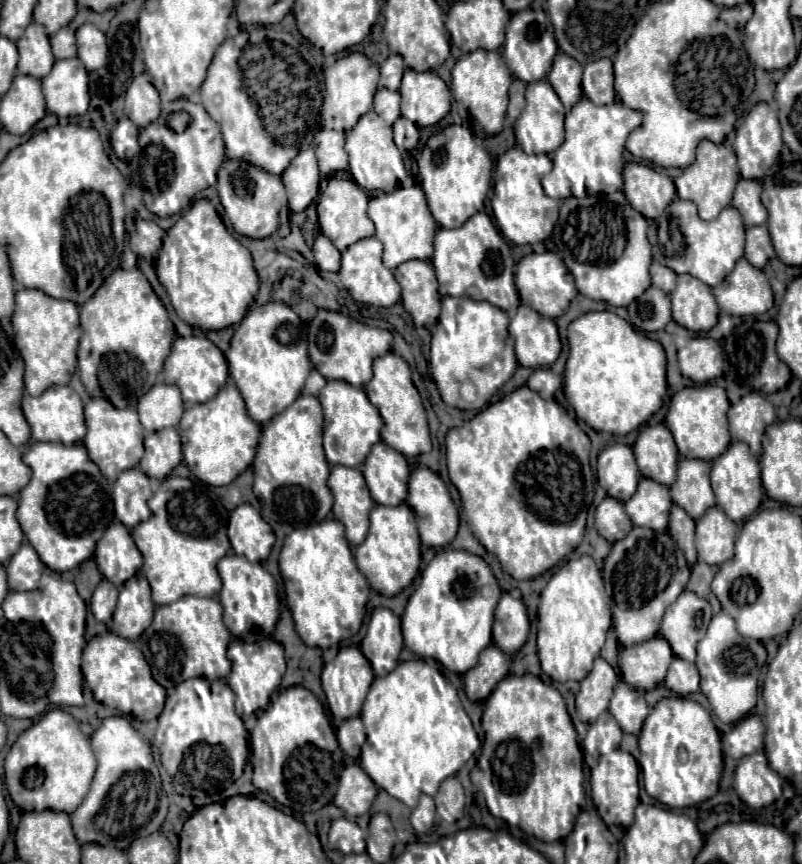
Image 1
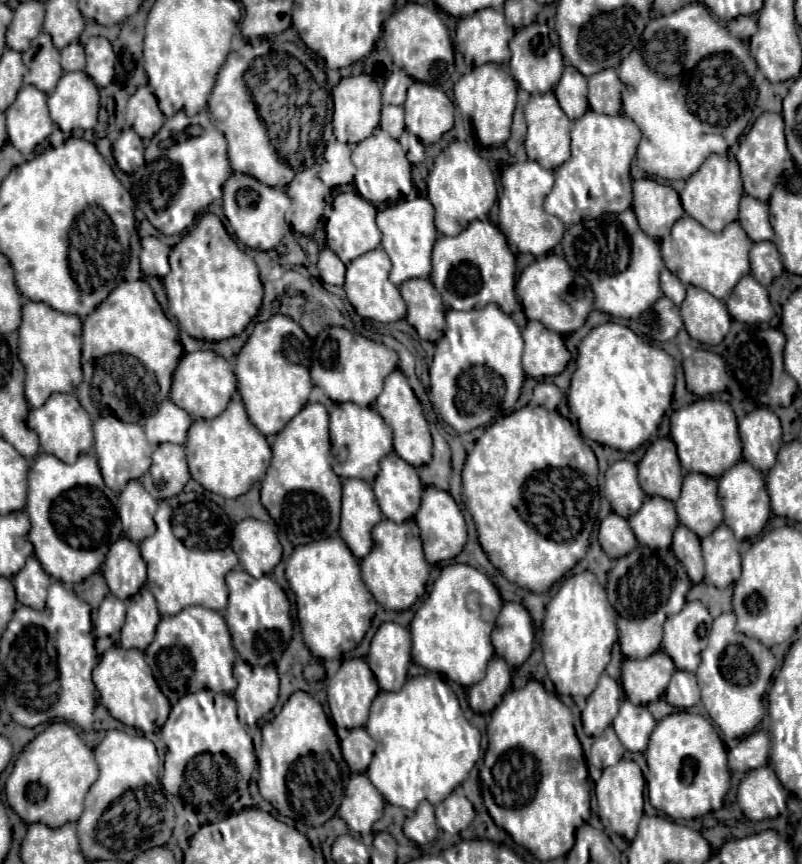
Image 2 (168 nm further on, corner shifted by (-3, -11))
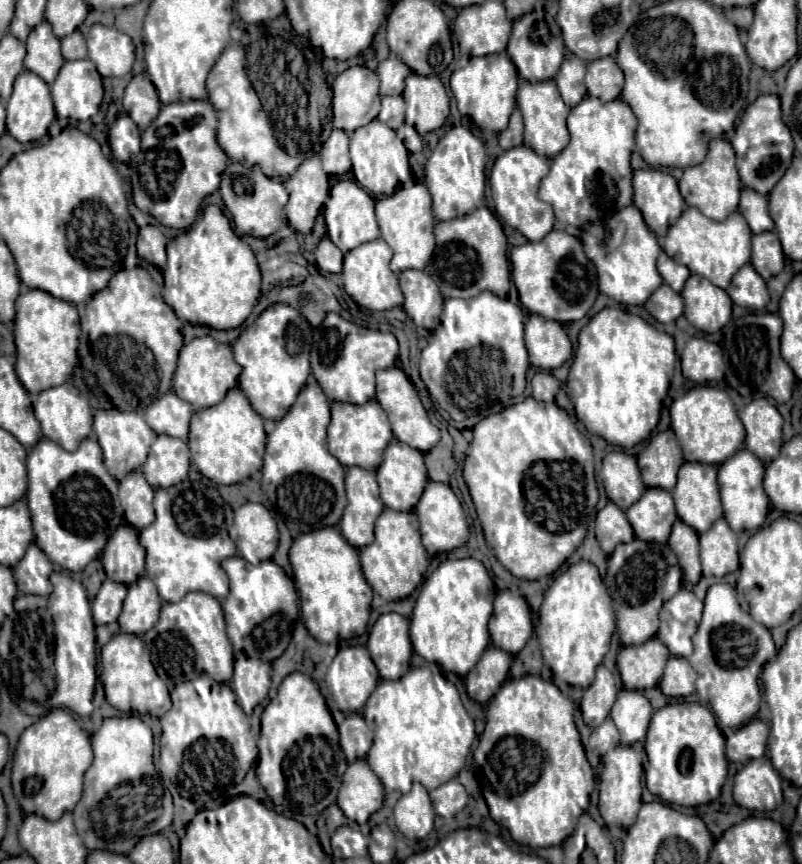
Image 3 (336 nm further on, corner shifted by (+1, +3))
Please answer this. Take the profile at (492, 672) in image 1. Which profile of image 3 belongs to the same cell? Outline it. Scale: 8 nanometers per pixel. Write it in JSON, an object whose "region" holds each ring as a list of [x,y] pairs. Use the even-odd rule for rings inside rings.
{"region":[[[489,646],[483,652],[477,666],[465,678],[469,698],[473,698],[479,704],[487,704],[499,690],[499,686],[505,682],[509,674],[509,664],[511,654],[505,654],[505,650]]]}

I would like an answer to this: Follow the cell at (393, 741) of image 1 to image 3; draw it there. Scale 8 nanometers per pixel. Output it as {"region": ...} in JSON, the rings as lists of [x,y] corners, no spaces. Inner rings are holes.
{"region":[[[425,666],[411,668],[403,678],[395,682],[381,680],[365,704],[363,718],[369,730],[375,734],[373,746],[367,754],[367,762],[371,770],[381,778],[387,790],[399,790],[403,794],[411,790],[411,784],[415,780],[421,782],[427,790],[433,790],[447,780],[453,780],[459,774],[459,770],[465,766],[465,758],[475,740],[473,718],[461,704],[456,687],[441,672],[435,675]]]}

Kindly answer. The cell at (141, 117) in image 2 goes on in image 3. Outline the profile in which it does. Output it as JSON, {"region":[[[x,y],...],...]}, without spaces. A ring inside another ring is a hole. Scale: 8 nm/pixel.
{"region":[[[145,74],[133,76],[133,80],[127,84],[123,94],[123,108],[133,118],[133,122],[141,126],[141,132],[149,126],[149,122],[153,122],[153,118],[157,118],[161,102],[153,82]]]}

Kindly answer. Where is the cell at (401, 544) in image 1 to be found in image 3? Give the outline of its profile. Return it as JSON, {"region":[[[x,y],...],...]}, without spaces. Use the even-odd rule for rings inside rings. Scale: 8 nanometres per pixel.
{"region":[[[385,508],[375,526],[375,542],[361,548],[361,566],[365,580],[371,584],[385,600],[403,600],[407,598],[423,580],[423,574],[429,566],[429,554],[421,546],[417,514],[415,512],[397,512]]]}

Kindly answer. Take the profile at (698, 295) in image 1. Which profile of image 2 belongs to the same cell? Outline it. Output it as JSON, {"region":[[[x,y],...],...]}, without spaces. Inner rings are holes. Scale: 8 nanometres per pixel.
{"region":[[[687,286],[687,296],[679,308],[685,330],[701,344],[719,344],[731,328],[731,316],[725,304],[697,286]]]}

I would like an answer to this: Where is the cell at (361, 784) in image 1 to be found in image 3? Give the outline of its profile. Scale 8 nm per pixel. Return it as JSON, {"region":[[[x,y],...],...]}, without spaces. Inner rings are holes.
{"region":[[[357,760],[347,766],[337,804],[343,814],[359,826],[367,824],[369,816],[381,808],[383,784],[365,760]]]}

